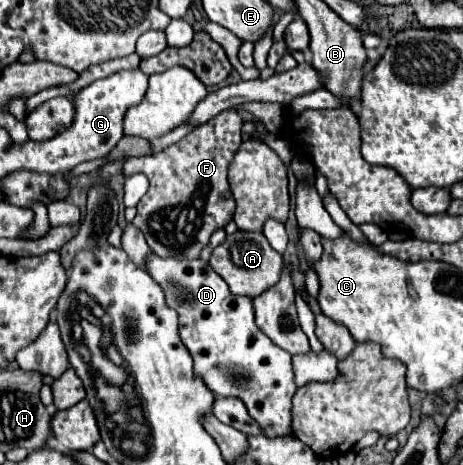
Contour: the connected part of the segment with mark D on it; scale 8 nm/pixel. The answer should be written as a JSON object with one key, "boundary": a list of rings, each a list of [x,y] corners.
{"boundary":[[[151,255],[149,261],[147,261],[147,273],[163,287],[163,291],[165,291],[165,295],[167,295],[167,305],[179,313],[179,335],[181,335],[185,347],[189,349],[189,353],[191,353],[191,357],[193,357],[193,361],[195,361],[195,373],[205,381],[205,385],[207,385],[215,395],[219,395],[219,397],[223,397],[223,395],[239,397],[239,399],[245,403],[245,407],[249,409],[249,415],[265,429],[265,435],[267,435],[267,437],[291,435],[291,399],[293,399],[293,395],[295,395],[295,391],[297,391],[297,387],[295,387],[295,383],[293,383],[291,355],[289,355],[287,351],[283,351],[281,347],[277,347],[277,345],[255,325],[255,311],[253,311],[251,299],[249,299],[249,297],[237,297],[237,295],[233,295],[233,293],[229,291],[227,283],[223,281],[223,277],[217,275],[217,273],[215,273],[207,263],[203,263],[201,259],[195,259],[195,261],[177,261],[177,259],[173,259],[173,257],[165,257],[165,259],[163,259],[163,257]]]}

